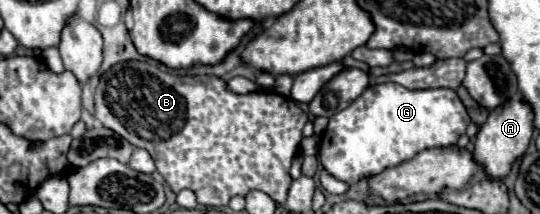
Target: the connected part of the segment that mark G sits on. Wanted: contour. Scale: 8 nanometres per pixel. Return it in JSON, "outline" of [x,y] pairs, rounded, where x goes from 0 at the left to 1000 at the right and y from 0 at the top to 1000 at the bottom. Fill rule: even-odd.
{"outline":[[[735,388],[691,397],[691,407],[676,416],[643,509],[620,528],[609,556],[609,593],[606,593],[602,631],[594,631],[594,696],[591,696],[594,771],[620,836],[654,864],[665,836],[702,818],[702,808],[709,808],[709,790],[720,790],[754,743],[765,743],[772,715],[780,715],[787,696],[843,678],[846,650],[861,621],[869,575],[872,575],[872,556],[865,537],[865,509],[839,416],[761,425]]]}

